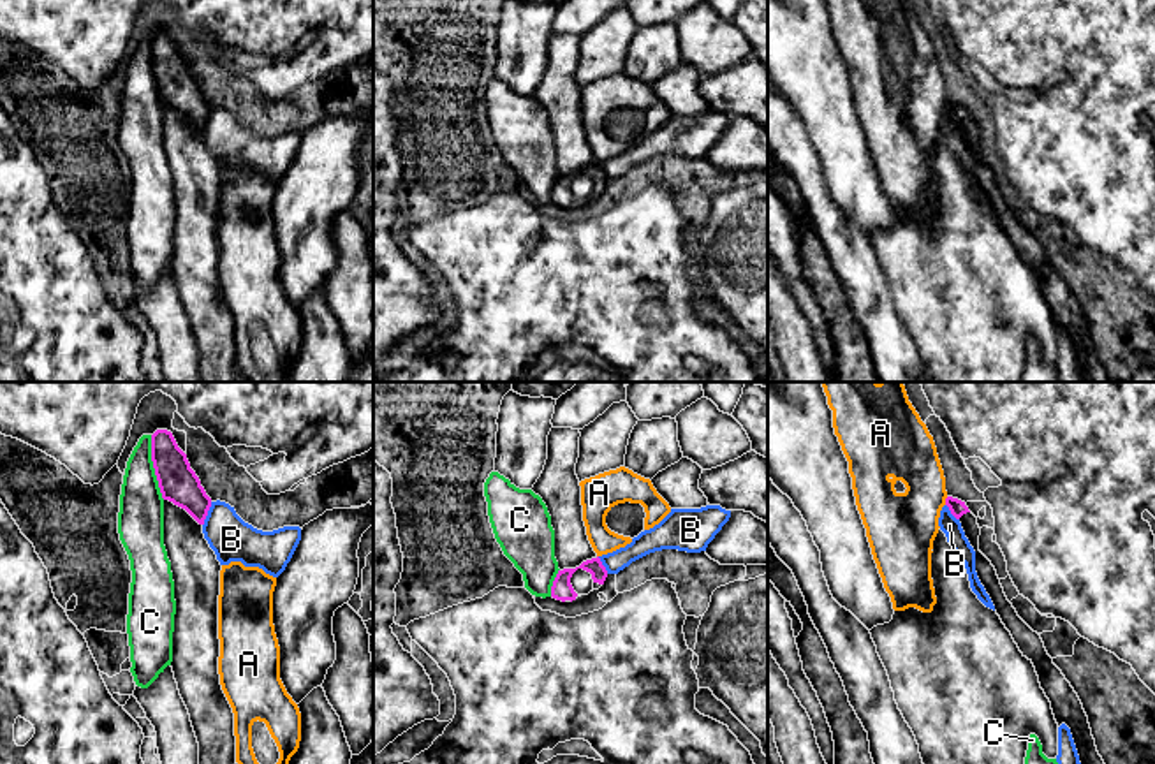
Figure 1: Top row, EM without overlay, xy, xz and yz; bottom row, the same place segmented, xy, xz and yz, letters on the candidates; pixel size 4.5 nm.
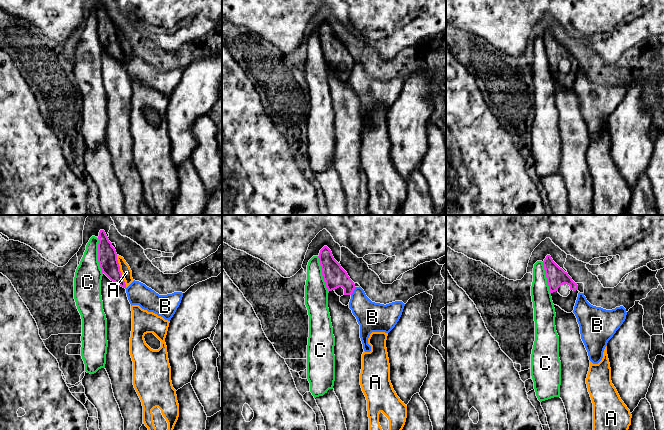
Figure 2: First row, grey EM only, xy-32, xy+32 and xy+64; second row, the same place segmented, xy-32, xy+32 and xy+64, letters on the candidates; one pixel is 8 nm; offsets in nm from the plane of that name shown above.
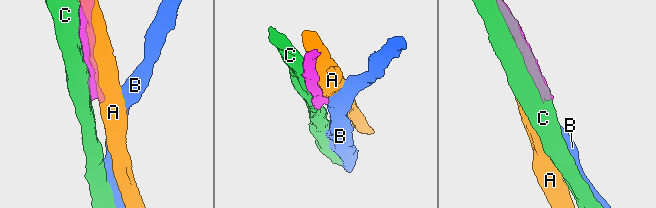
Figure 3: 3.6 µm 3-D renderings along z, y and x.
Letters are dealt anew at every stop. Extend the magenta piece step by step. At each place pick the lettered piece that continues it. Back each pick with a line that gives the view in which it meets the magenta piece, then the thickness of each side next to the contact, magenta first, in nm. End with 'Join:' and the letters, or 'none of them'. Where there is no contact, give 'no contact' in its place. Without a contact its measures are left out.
Join: none of them

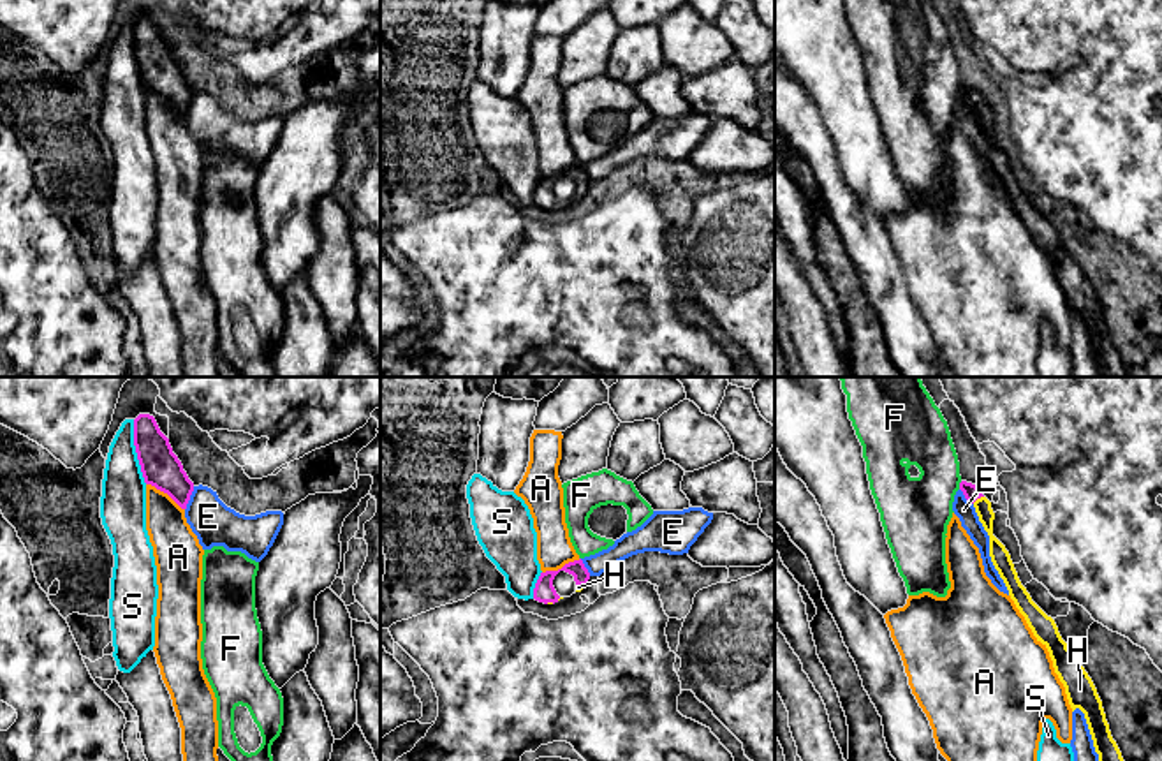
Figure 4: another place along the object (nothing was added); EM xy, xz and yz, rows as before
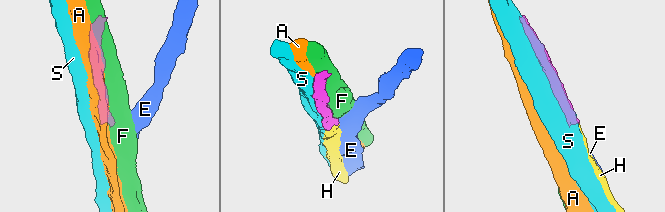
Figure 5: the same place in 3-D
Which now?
H: yz | 70/80 nm
Join: H

